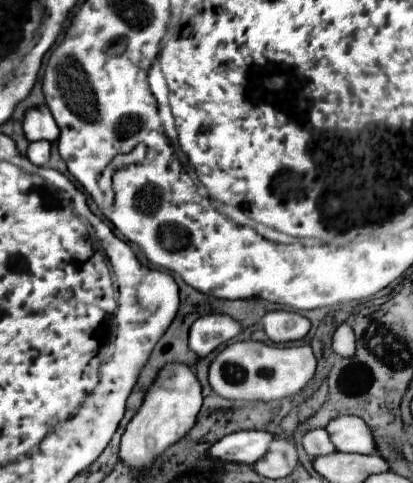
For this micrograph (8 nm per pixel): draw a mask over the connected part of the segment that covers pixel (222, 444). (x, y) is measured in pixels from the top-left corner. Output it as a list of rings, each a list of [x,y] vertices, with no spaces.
[[[236,431],[216,441],[206,455],[218,461],[252,465],[268,451],[270,443],[272,435],[266,431]]]

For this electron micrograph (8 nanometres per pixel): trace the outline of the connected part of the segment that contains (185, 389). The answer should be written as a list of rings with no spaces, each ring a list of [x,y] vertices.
[[[174,361],[166,363],[150,389],[144,395],[144,401],[138,409],[138,413],[128,423],[122,441],[120,441],[120,459],[126,461],[132,467],[144,467],[154,461],[156,455],[160,455],[168,445],[174,445],[192,429],[196,423],[196,415],[202,407],[202,387],[194,373],[194,369],[186,363]]]

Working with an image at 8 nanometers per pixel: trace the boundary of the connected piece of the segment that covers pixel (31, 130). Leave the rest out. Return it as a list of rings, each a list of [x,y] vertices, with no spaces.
[[[46,105],[32,107],[26,111],[24,131],[26,131],[28,141],[46,139],[46,141],[54,143],[60,137],[60,129],[58,129],[58,125],[56,125],[56,121],[54,121],[54,117]]]

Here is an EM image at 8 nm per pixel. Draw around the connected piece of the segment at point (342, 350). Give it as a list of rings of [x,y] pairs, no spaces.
[[[340,323],[338,329],[334,331],[334,341],[332,347],[340,357],[352,357],[354,353],[354,345],[356,345],[356,337],[354,331],[348,323]]]

